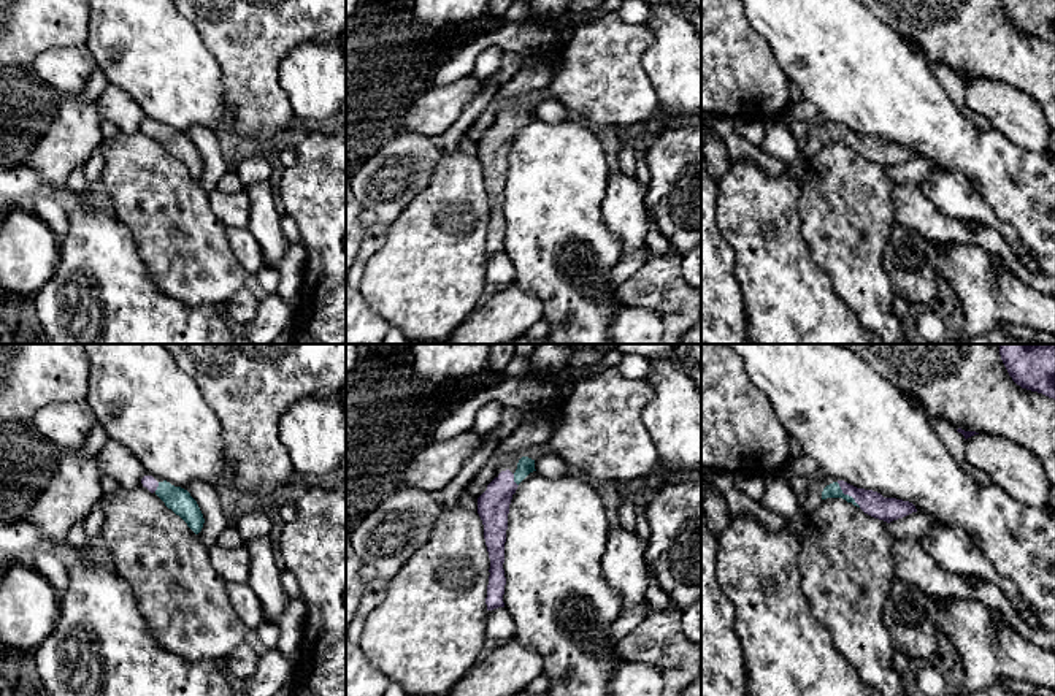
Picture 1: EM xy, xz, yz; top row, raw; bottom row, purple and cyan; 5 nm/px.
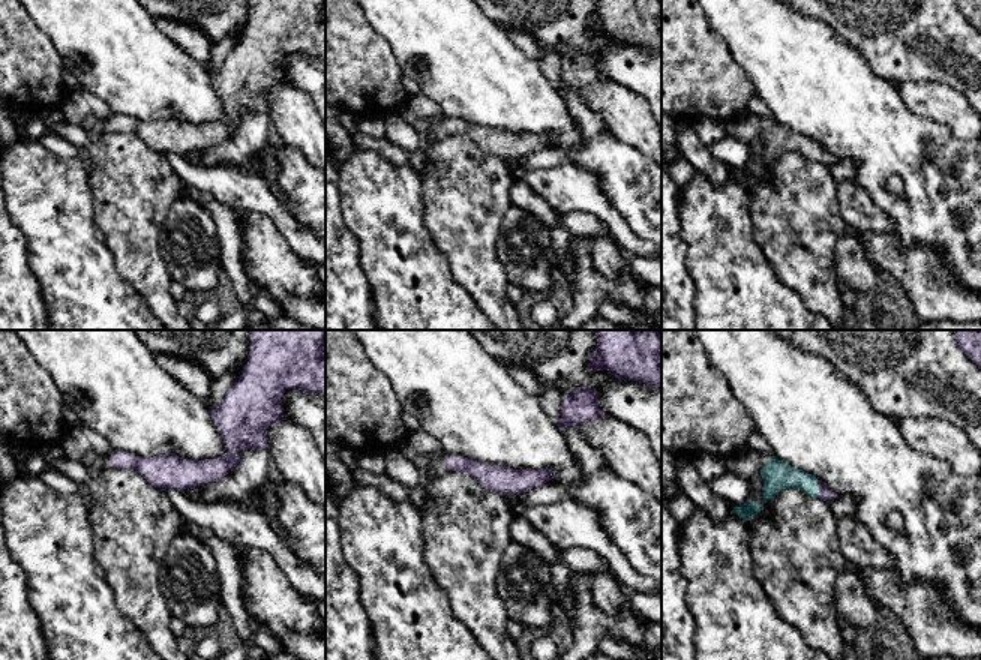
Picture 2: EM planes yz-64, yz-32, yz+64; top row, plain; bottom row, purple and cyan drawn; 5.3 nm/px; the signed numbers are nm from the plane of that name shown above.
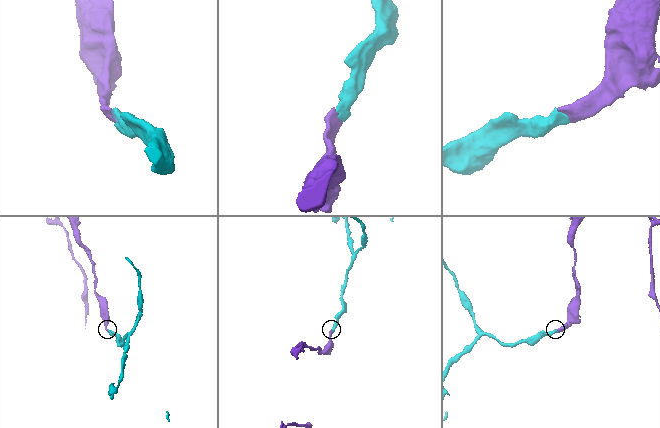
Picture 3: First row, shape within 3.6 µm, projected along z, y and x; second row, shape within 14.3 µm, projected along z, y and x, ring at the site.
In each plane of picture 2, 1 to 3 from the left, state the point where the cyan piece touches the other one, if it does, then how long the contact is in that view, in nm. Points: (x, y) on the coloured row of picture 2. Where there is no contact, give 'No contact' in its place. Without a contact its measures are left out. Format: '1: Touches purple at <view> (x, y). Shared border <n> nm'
1: No contact
2: No contact
3: Touches purple at yz+64 (819, 489). Shared border 100 nm

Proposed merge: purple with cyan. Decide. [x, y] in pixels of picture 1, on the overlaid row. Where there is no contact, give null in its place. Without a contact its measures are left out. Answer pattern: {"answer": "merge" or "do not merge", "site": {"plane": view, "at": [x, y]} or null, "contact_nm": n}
{"answer": "merge", "site": {"plane": "yz", "at": [847, 493]}, "contact_nm": 180}

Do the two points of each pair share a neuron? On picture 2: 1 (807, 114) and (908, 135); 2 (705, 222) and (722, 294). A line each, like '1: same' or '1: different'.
1: same
2: same

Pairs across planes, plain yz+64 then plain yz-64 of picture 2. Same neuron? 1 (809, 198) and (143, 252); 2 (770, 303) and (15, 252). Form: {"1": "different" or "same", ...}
{"1": "same", "2": "different"}

